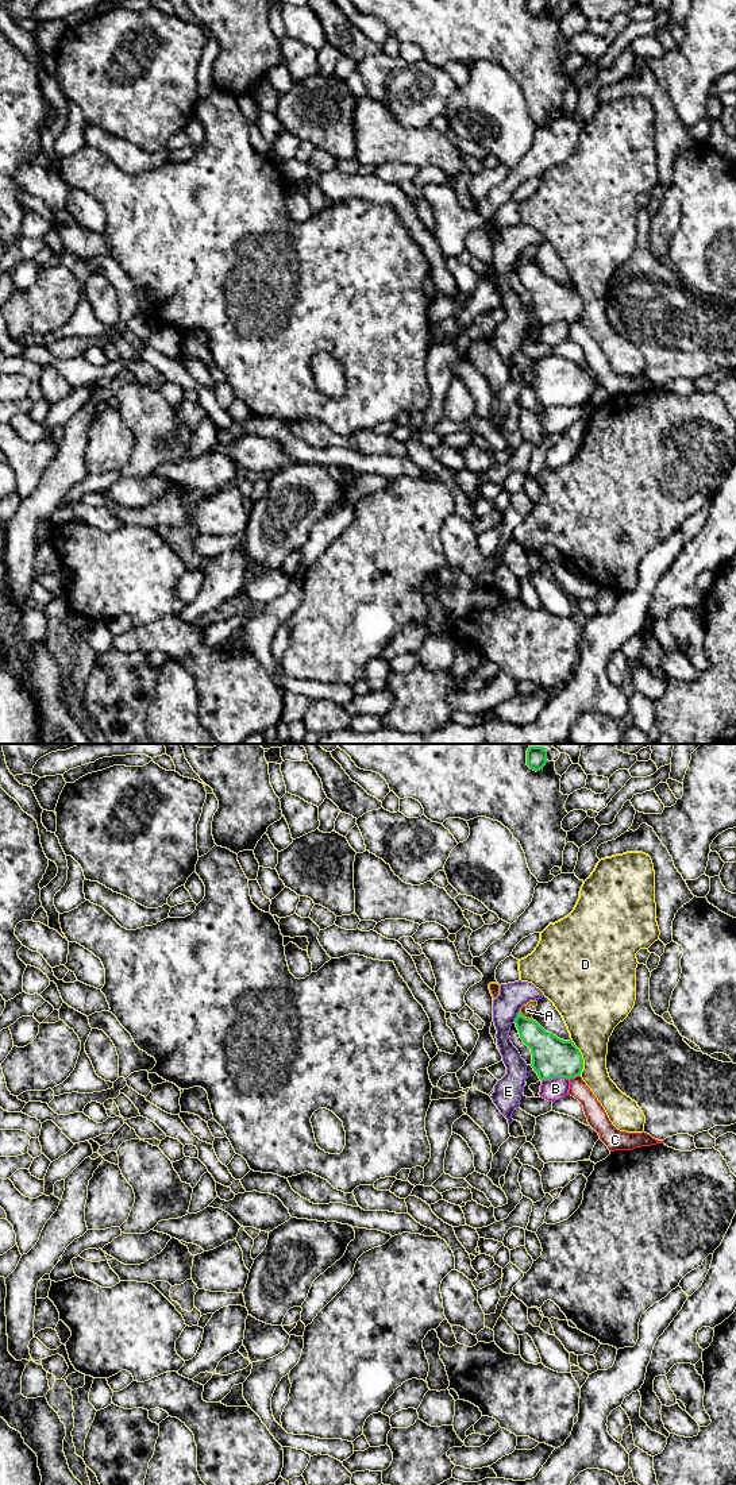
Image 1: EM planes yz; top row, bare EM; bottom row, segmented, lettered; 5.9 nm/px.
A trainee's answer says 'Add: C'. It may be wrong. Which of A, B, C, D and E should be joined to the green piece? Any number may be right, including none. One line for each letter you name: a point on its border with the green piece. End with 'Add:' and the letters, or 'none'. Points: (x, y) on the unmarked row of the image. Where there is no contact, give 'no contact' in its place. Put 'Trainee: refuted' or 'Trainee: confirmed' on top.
Trainee: refuted
Add: none

